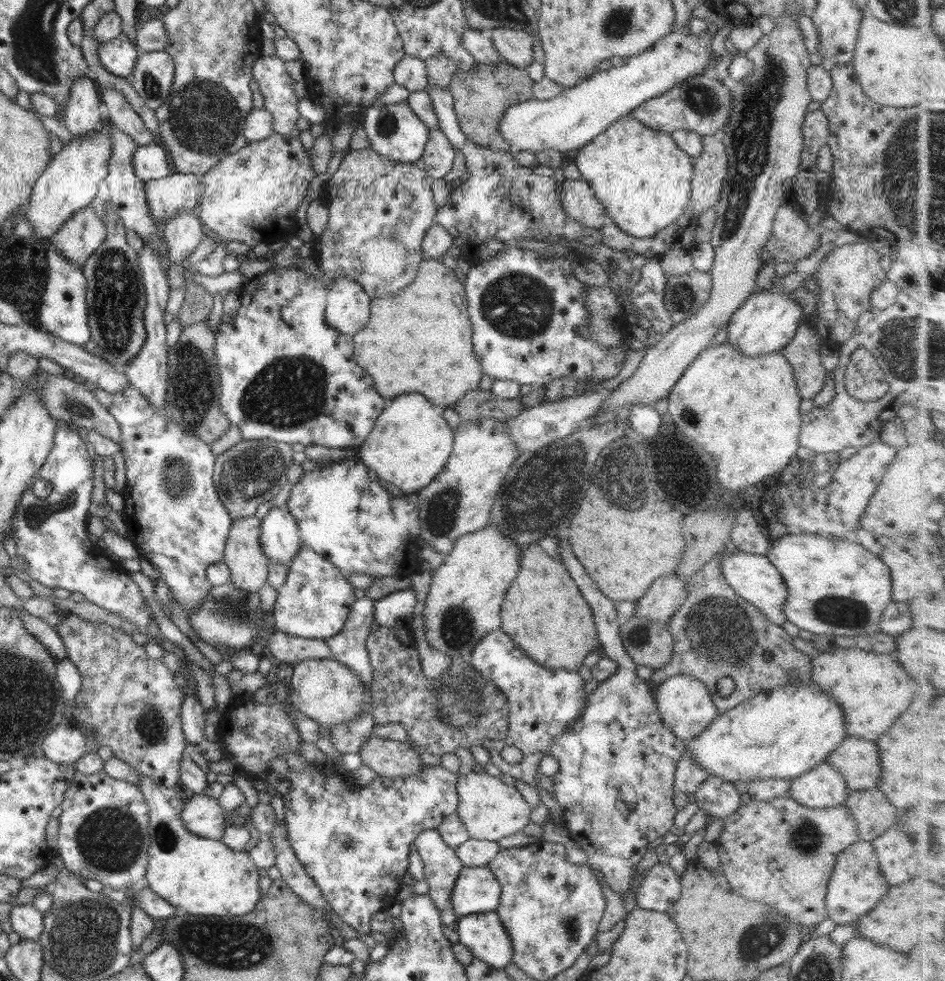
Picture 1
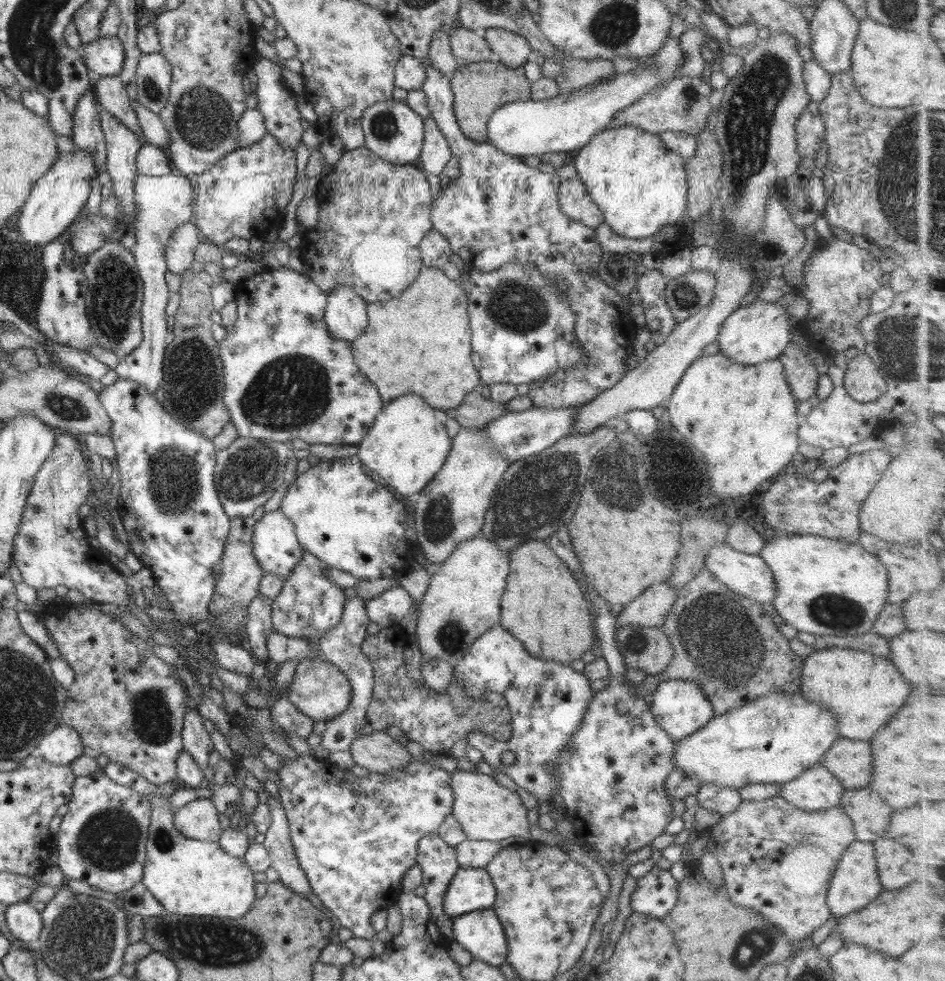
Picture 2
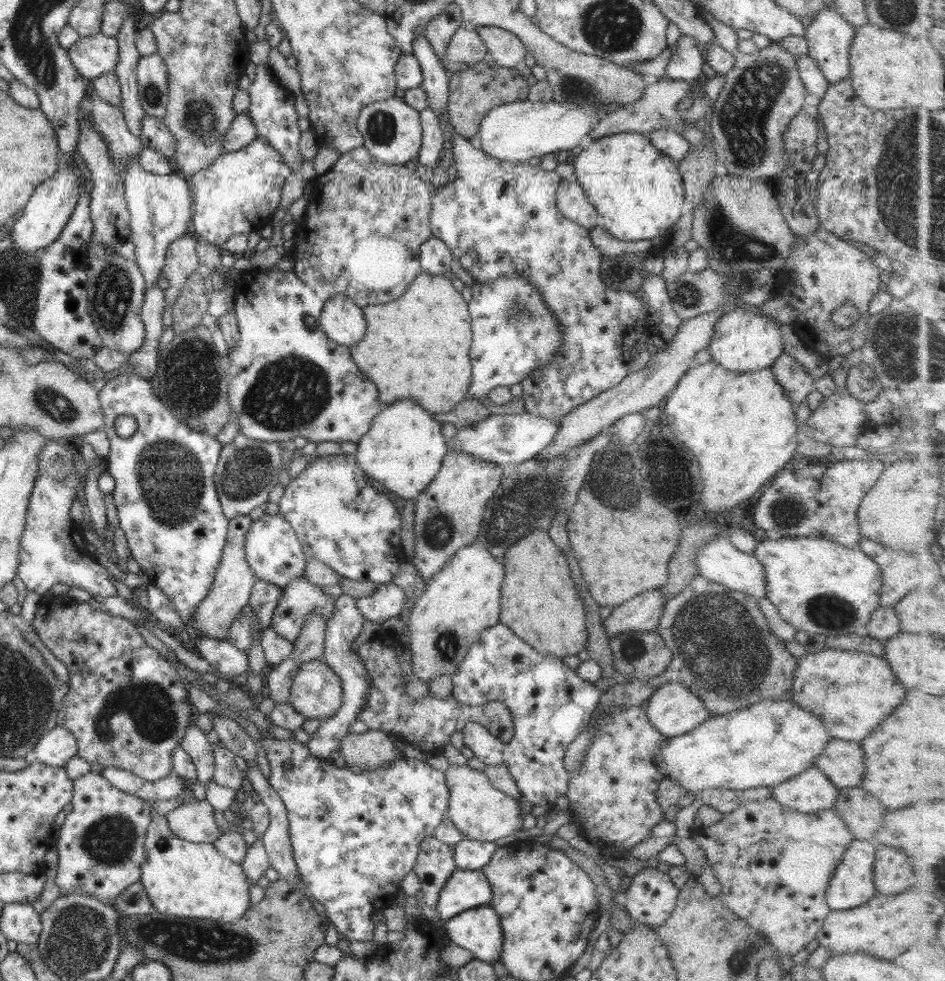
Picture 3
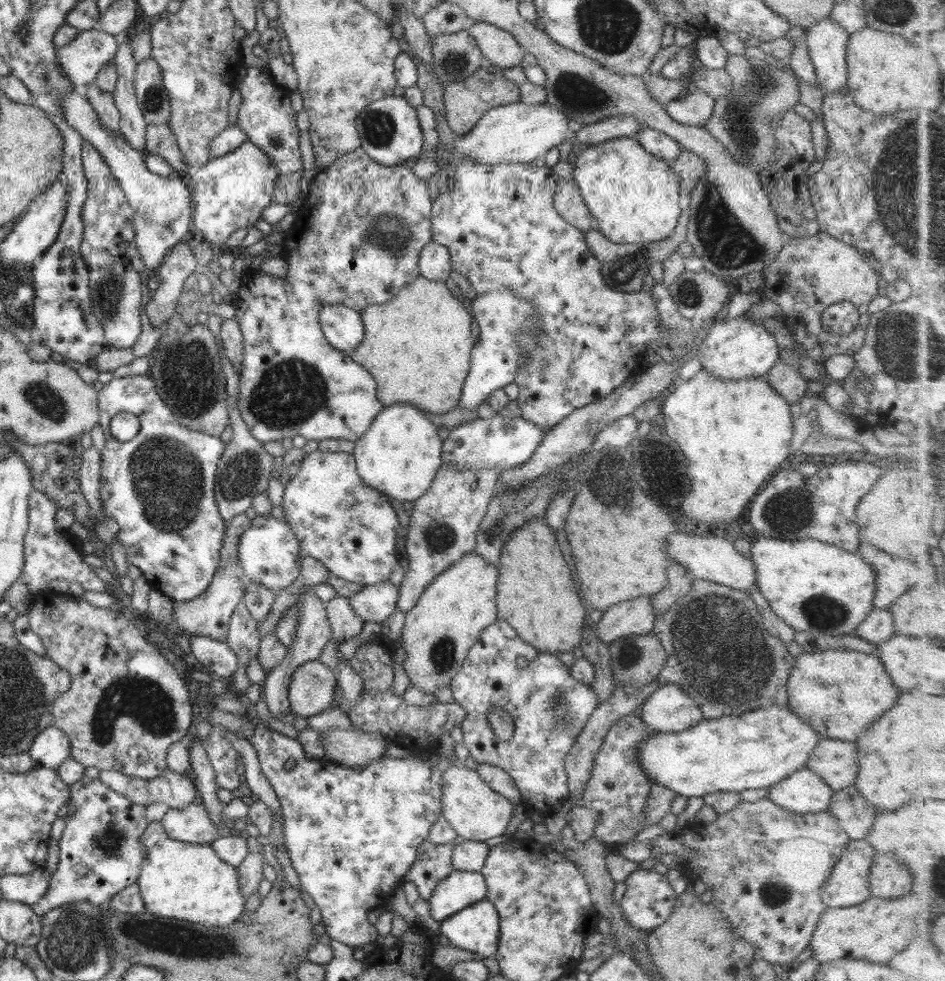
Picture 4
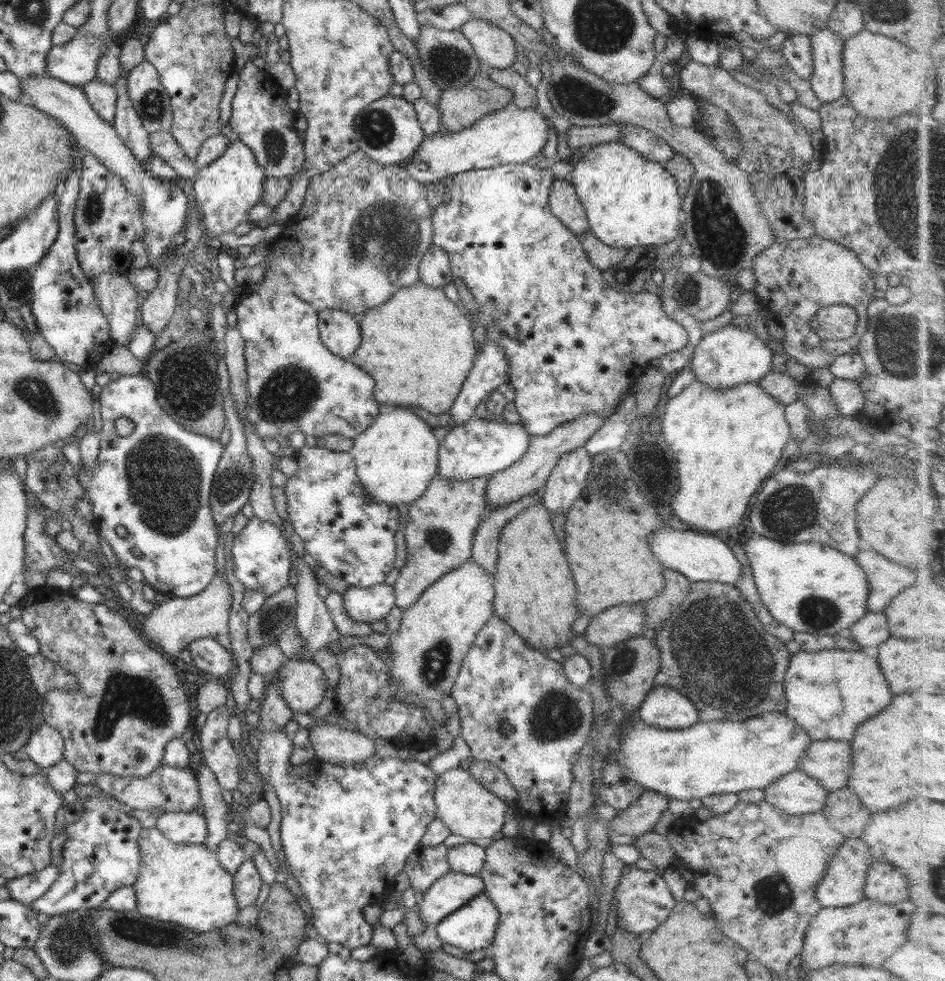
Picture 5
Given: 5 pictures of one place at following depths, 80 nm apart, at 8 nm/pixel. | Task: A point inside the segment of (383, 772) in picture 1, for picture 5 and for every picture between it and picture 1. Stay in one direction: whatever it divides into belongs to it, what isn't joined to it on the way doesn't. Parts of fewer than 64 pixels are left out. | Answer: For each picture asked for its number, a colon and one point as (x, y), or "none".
2: (378, 752)
3: (372, 749)
4: (349, 748)
5: (331, 743)

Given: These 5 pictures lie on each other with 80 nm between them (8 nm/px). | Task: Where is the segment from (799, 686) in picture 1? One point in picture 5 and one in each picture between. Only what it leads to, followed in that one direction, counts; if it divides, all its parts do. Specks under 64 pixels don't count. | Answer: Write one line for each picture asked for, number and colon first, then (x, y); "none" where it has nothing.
2: (774, 738)
3: (766, 743)
4: (756, 749)
5: (719, 757)

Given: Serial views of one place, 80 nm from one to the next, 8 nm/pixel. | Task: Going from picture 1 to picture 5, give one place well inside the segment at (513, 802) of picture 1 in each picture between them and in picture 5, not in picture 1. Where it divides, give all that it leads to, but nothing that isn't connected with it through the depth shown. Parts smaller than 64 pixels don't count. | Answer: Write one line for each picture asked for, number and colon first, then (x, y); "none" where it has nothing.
2: (485, 810)
3: (478, 810)
4: (476, 812)
5: (464, 806)

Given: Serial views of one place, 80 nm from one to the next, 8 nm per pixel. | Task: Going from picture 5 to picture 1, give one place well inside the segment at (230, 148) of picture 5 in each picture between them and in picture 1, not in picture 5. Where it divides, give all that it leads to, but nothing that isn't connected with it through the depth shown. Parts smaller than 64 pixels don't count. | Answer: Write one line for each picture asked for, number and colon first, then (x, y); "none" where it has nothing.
1: (253, 195)
2: (245, 194)
3: (238, 193)
4: (229, 192)

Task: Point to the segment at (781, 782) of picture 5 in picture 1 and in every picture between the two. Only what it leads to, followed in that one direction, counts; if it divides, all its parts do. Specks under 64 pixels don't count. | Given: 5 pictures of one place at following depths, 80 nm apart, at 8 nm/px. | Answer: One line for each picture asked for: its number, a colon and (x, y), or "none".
1: (823, 786)
2: (817, 788)
3: (810, 791)
4: (803, 791)

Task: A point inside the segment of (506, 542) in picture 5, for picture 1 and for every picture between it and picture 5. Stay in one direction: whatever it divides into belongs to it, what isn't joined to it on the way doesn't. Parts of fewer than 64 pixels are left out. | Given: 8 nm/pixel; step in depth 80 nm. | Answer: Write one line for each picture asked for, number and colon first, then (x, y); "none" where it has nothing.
1: (543, 611)
2: (542, 606)
3: (538, 602)
4: (536, 595)

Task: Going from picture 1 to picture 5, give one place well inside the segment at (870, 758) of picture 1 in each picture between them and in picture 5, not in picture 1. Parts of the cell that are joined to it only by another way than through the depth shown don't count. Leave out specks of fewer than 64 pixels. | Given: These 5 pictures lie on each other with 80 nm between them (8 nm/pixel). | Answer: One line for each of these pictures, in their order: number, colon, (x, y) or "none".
2: (850, 761)
3: (841, 761)
4: (835, 761)
5: (829, 762)

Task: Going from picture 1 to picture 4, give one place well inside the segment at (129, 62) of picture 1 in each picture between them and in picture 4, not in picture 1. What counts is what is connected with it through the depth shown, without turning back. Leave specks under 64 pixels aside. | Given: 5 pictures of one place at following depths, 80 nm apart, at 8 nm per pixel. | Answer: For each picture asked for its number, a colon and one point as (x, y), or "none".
2: (105, 56)
3: (94, 55)
4: (81, 59)

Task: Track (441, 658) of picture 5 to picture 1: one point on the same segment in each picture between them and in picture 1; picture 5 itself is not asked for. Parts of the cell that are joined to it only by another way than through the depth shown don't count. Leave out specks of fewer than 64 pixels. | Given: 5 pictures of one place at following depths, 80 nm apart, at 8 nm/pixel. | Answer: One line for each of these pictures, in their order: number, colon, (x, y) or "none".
1: (463, 604)
2: (463, 600)
3: (459, 602)
4: (458, 604)

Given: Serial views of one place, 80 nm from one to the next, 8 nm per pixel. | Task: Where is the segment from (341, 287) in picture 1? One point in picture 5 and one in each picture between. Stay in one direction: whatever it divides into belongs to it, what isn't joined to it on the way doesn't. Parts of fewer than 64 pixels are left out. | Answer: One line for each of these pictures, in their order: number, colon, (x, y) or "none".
2: (346, 317)
3: (342, 320)
4: (342, 327)
5: (340, 333)

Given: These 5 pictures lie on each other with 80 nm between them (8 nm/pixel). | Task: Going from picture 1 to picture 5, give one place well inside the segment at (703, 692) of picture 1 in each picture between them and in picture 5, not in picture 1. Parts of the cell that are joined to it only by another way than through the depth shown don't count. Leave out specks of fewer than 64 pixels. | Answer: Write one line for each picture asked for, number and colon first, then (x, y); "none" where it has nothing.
2: (680, 707)
3: (673, 710)
4: (667, 710)
5: (663, 707)

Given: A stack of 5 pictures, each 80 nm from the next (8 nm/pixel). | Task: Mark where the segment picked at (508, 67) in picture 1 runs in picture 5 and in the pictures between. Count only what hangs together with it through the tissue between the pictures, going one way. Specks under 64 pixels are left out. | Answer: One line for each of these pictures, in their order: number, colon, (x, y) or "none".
2: (479, 88)
3: (472, 93)
4: (466, 101)
5: (460, 107)

